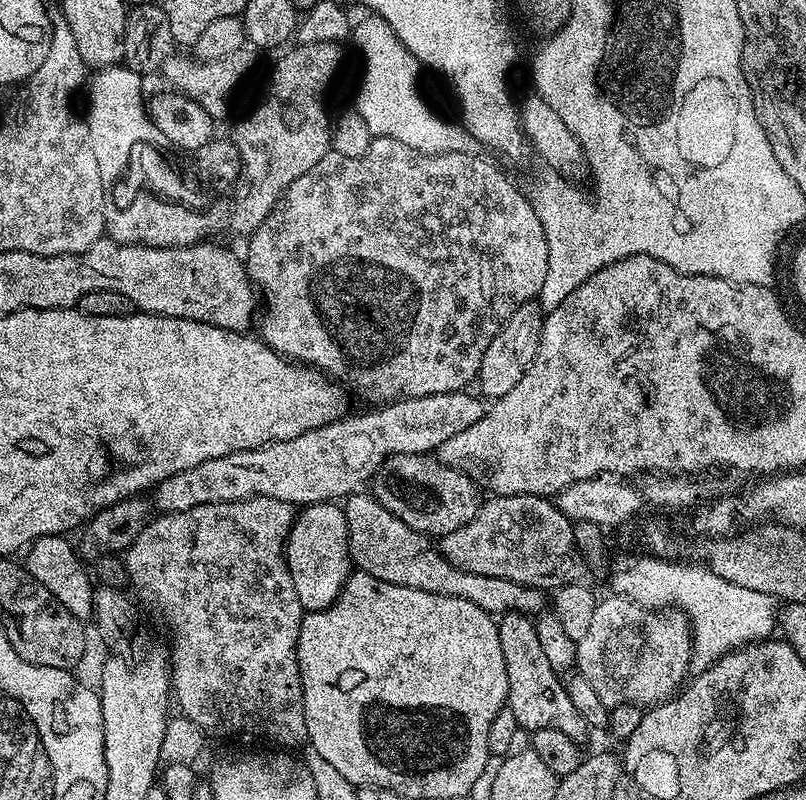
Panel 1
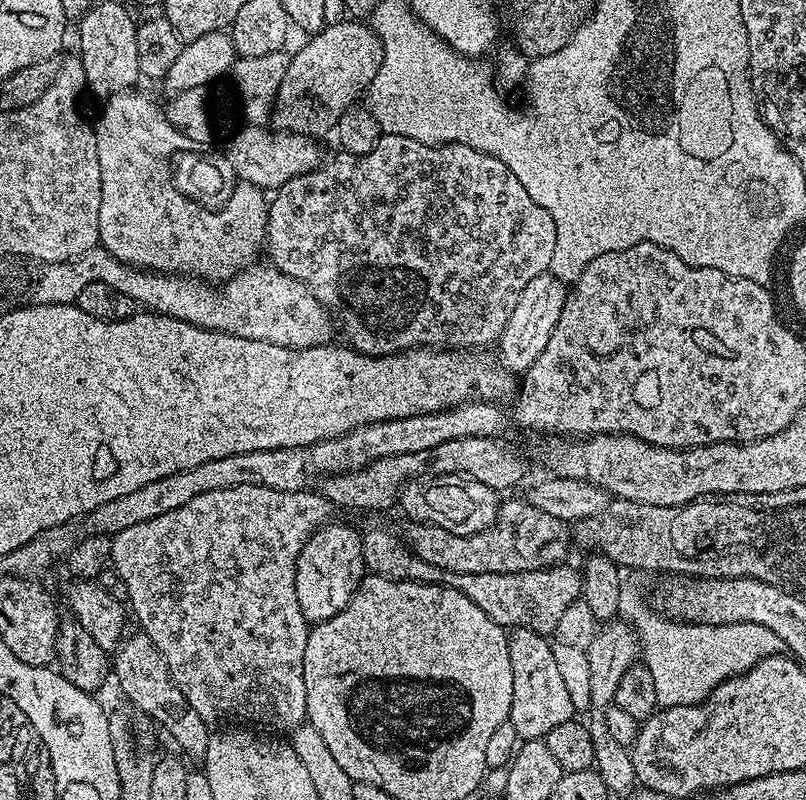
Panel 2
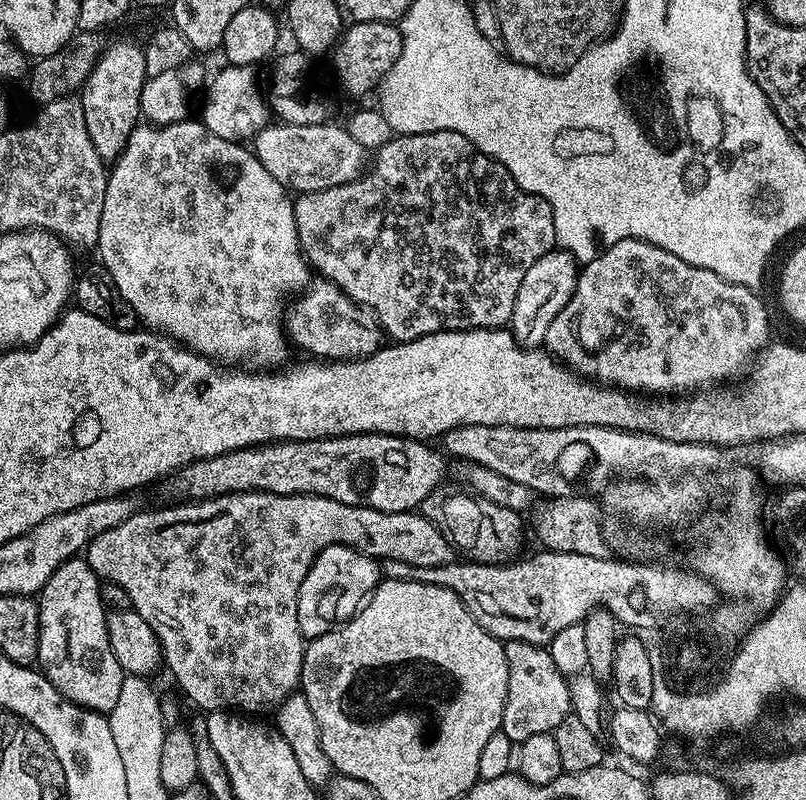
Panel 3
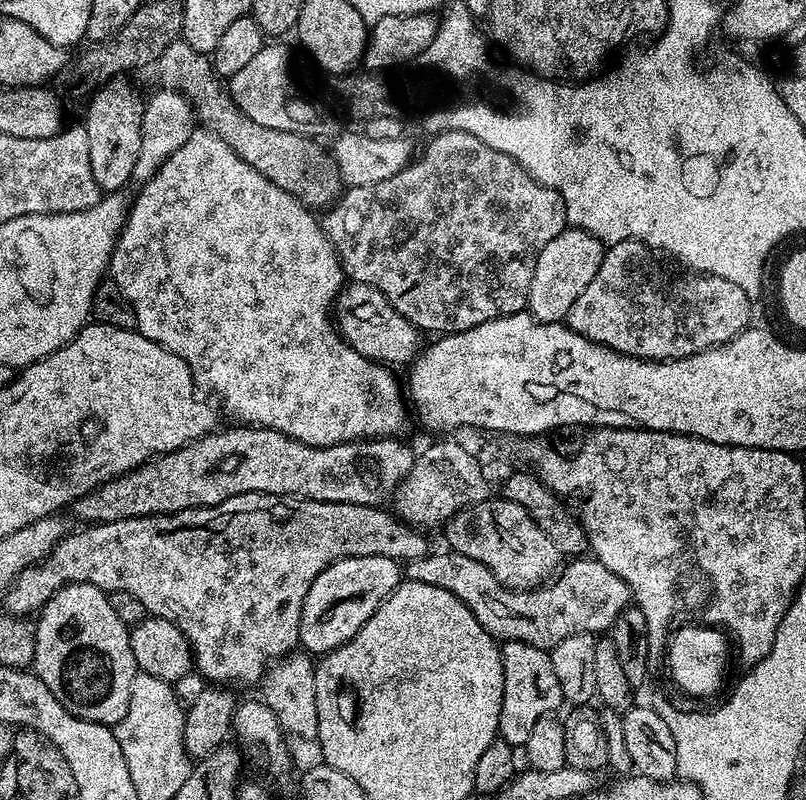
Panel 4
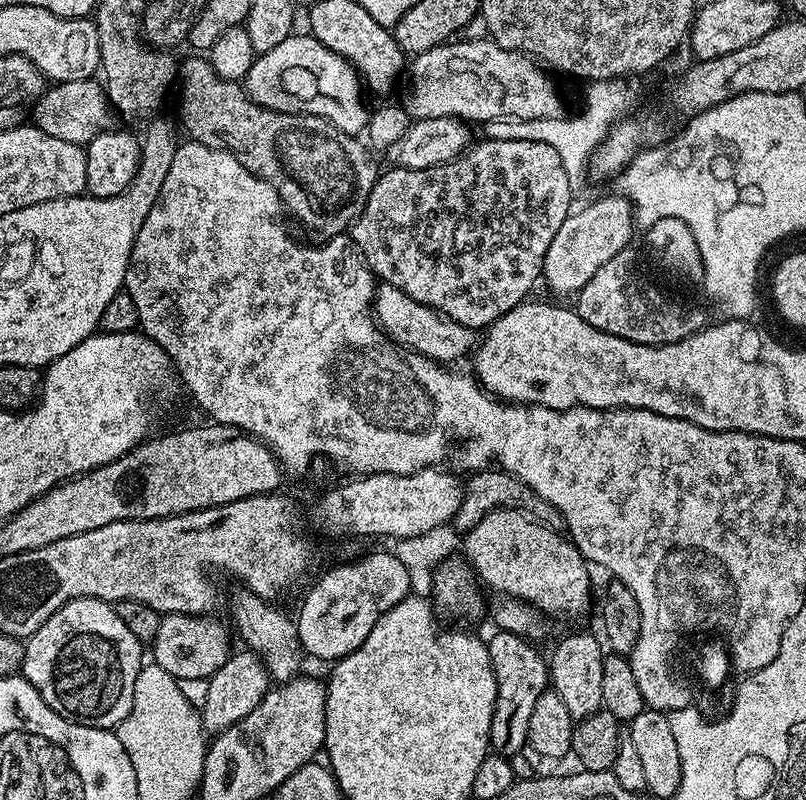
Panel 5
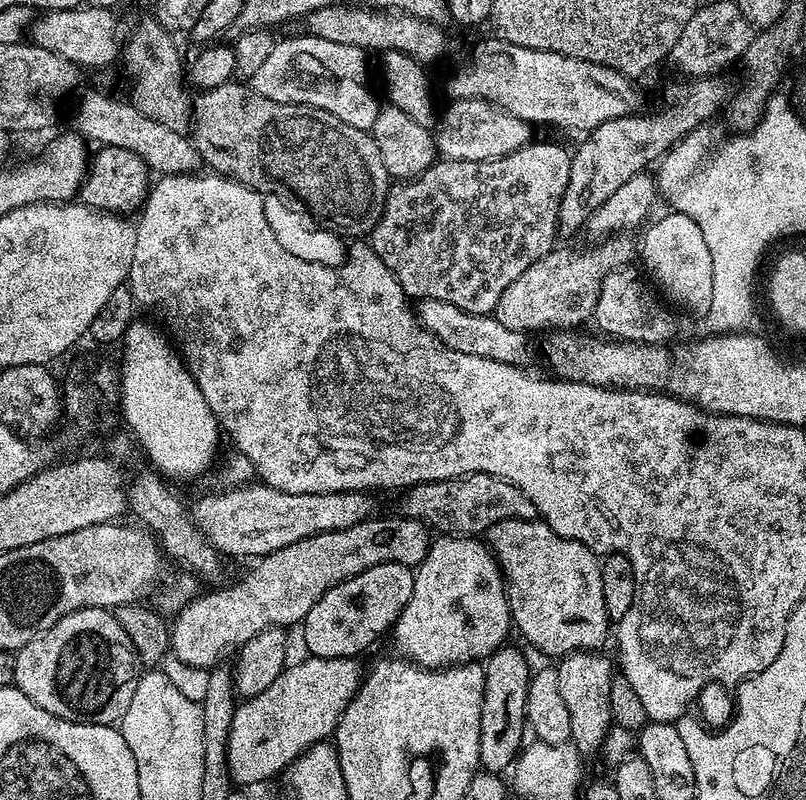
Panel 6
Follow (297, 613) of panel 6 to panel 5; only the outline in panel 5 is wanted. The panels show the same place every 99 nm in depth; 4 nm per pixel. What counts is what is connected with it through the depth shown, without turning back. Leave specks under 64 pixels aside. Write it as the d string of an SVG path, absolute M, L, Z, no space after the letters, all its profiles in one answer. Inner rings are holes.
M181 612L161 615L158 634L150 645L151 659L162 666L166 674L181 682L207 681L208 677L213 676L228 661L230 655L228 628L214 617L212 614L187 616Z

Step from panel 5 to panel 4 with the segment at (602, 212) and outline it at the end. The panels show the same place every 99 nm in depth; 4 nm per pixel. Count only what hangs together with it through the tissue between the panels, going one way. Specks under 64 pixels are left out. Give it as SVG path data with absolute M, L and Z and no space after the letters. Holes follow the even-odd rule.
M565 227L539 252L528 291L527 311L541 324L561 323L567 317L570 306L578 302L578 295L597 274L605 251L605 245L588 232Z

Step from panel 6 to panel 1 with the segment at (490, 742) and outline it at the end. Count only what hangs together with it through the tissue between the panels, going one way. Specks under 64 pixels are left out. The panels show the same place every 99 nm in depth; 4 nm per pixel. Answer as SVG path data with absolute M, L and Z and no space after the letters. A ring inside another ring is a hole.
M522 612L503 613L498 620L498 642L502 642L502 658L506 658L506 678L508 679L506 707L514 710L514 718L518 718L521 729L553 728L562 730L562 734L566 734L566 738L577 742L583 741L583 736L589 735L590 732L588 724L570 702L570 696L567 694L561 673L556 672L554 666L550 666L550 661L546 659L546 653L542 651L542 646L538 642L533 617Z

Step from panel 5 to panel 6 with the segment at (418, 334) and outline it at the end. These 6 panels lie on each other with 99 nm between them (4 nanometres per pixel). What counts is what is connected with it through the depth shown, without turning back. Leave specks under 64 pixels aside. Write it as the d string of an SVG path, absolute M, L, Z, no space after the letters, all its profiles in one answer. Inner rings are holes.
M421 300L415 305L414 311L421 326L450 350L458 350L462 354L478 354L478 358L494 358L494 362L517 366L528 366L532 360L532 348L528 345L529 333L515 332L510 330L510 326L502 326L495 315L470 314L466 310L458 310L458 306L450 302L437 300Z

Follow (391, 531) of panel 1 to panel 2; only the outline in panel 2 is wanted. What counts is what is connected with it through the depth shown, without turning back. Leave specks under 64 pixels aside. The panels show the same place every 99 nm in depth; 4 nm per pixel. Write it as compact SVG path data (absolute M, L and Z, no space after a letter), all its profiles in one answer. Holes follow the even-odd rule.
M372 528L369 532L365 531L363 537L364 566L371 575L381 576L387 580L409 580L419 584L443 584L446 588L458 590L462 594L466 594L466 598L470 598L470 602L474 602L474 606L478 606L486 614L490 614L490 618L494 618L494 622L501 624L505 630L525 628L545 634L555 633L558 618L562 618L566 606L570 606L582 596L581 573L577 569L575 572L574 569L568 568L569 566L530 570L522 574L458 574L450 570L442 570L438 566L430 566L430 562L422 562L422 558L418 558L418 554L414 554L410 550L408 541L404 539L403 535L396 533L395 536L388 528Z

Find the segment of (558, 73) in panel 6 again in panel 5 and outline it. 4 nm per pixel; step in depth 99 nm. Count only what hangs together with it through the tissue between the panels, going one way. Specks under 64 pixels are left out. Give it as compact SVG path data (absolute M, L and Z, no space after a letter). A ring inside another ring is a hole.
M491 38L483 39L457 39L411 57L406 72L408 101L402 104L409 117L425 120L453 116L465 122L559 120L565 108L553 77L531 56L506 50Z

